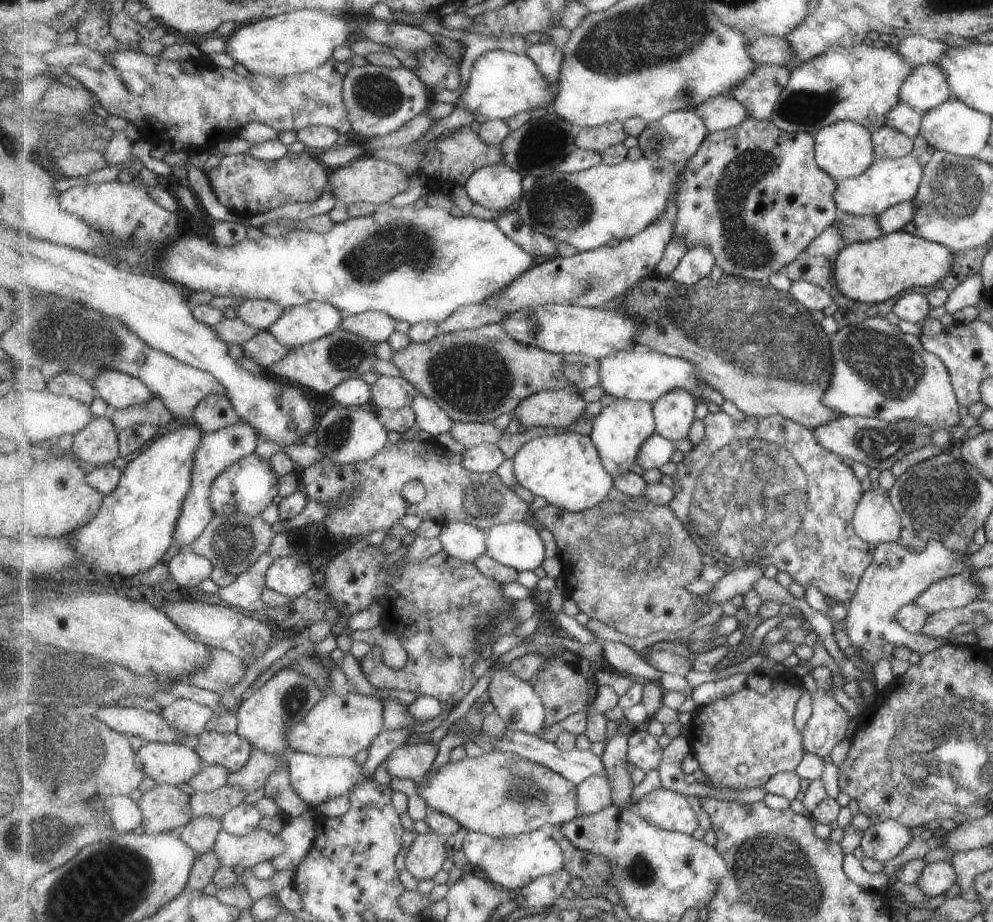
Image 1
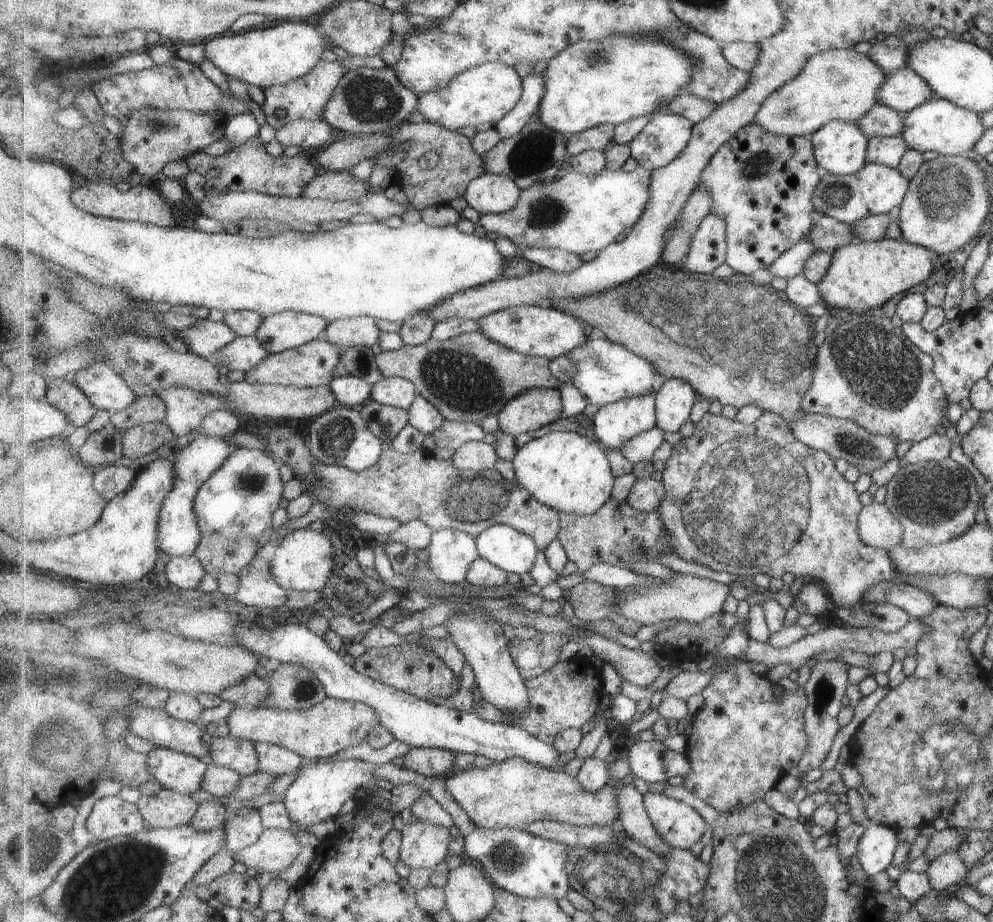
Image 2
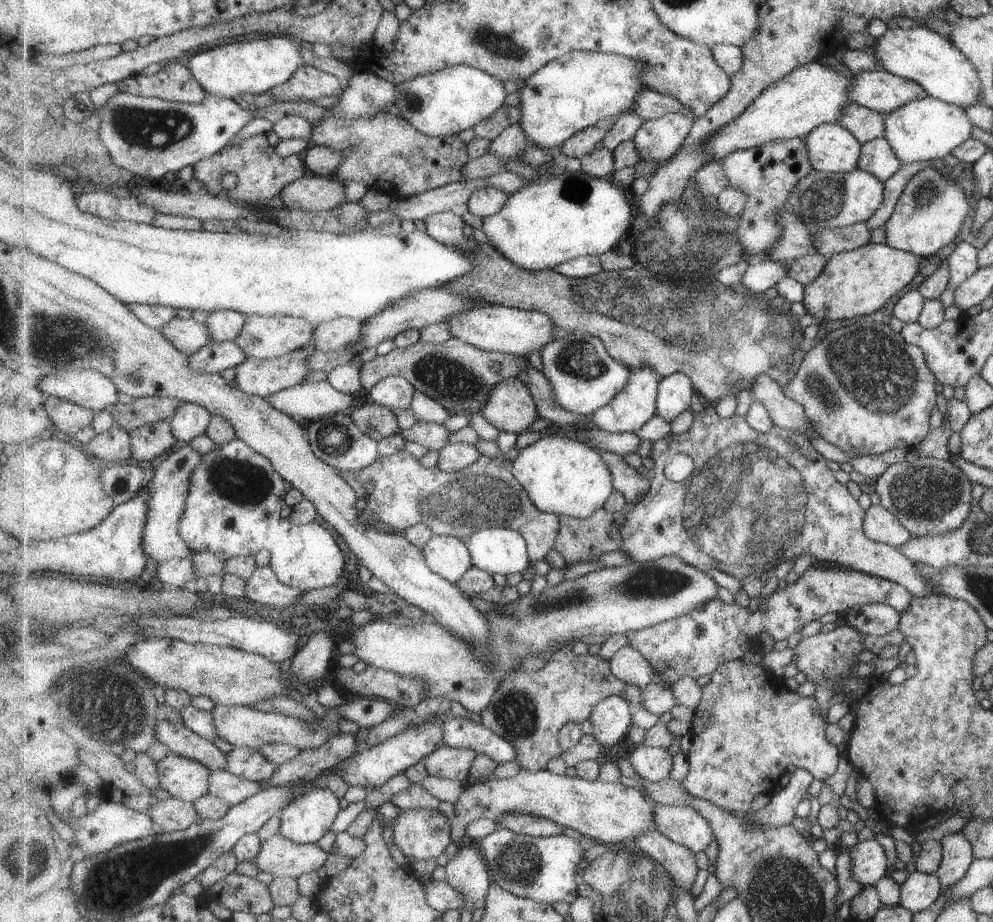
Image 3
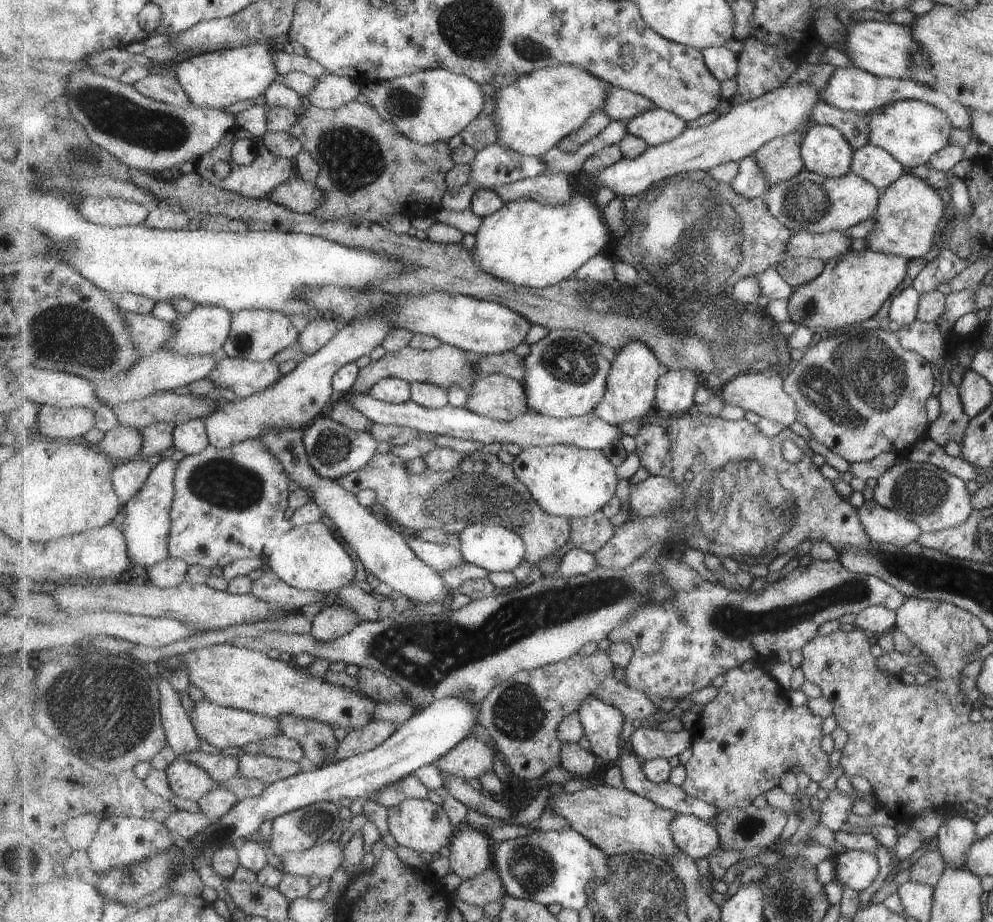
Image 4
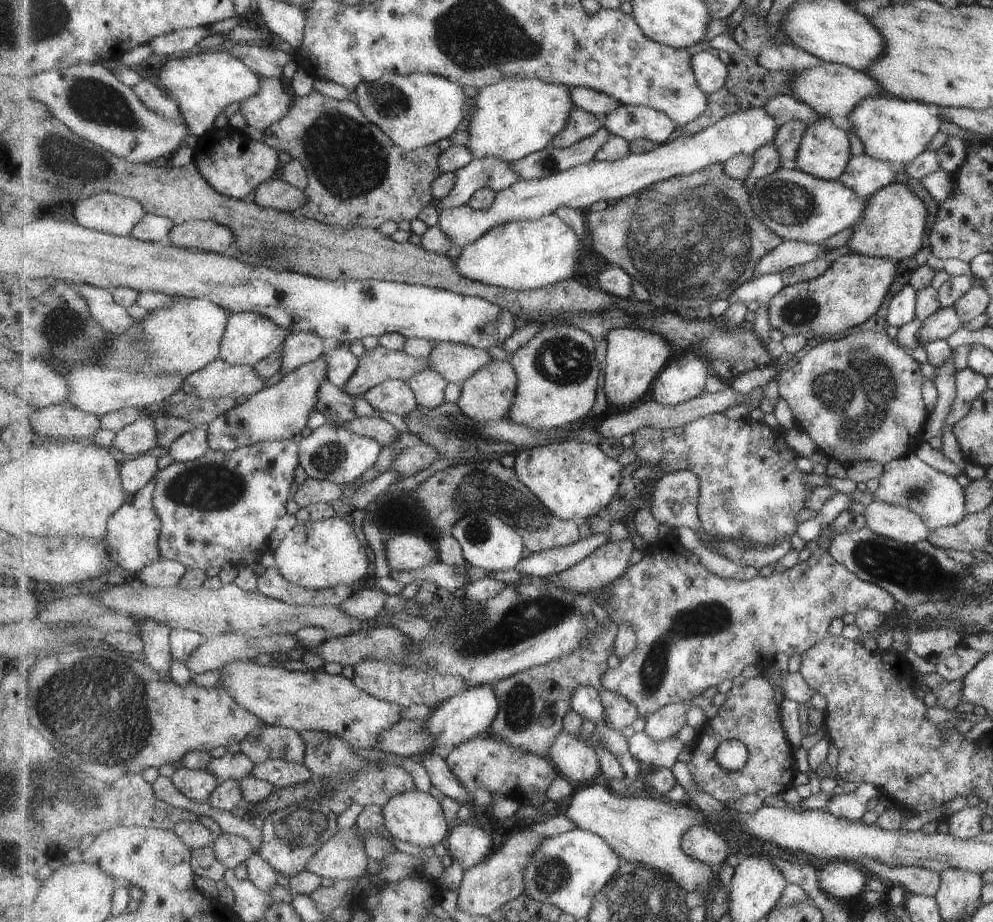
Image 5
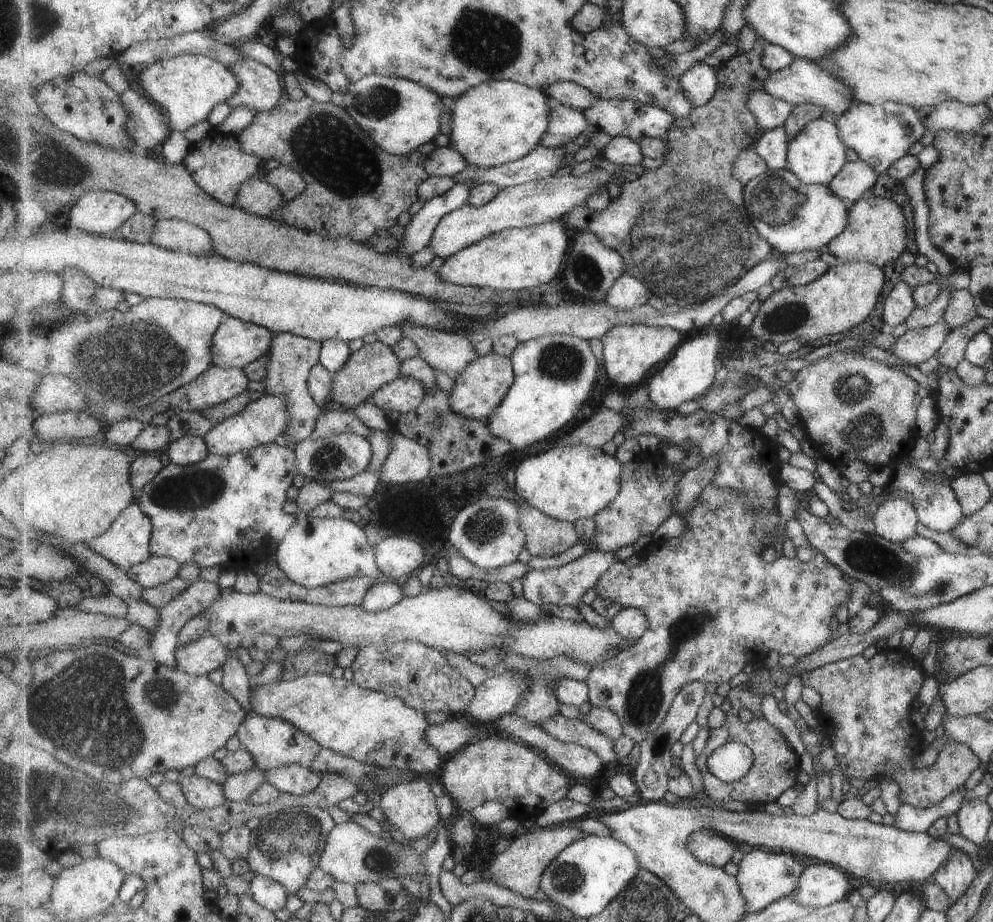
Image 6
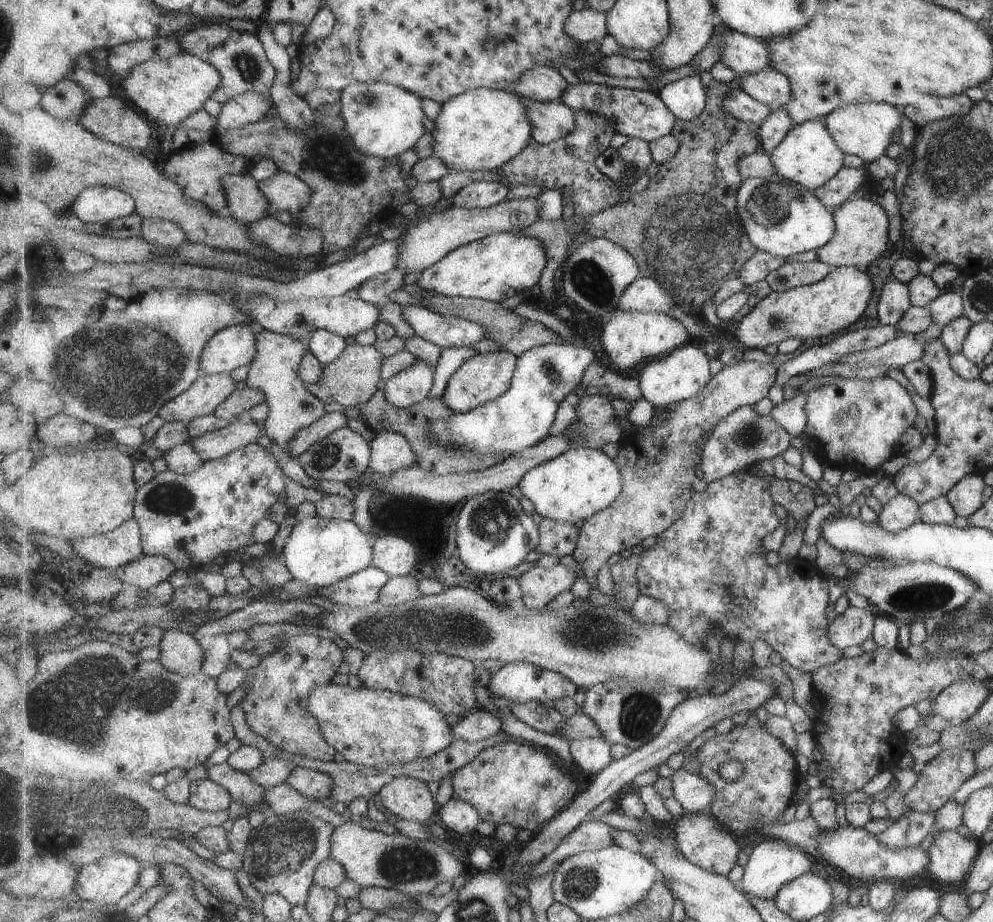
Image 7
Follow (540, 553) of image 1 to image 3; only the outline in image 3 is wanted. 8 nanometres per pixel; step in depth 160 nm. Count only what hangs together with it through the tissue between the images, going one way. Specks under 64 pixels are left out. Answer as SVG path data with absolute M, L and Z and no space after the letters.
M489 527L474 532L465 541L473 566L492 575L523 573L532 564L526 538L519 531Z

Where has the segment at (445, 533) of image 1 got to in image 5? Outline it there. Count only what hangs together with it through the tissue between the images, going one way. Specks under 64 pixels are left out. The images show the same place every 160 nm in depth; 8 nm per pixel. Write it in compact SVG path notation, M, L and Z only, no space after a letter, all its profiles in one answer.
M401 534L386 540L387 563L393 570L415 570L438 560L437 550L431 548L425 537Z

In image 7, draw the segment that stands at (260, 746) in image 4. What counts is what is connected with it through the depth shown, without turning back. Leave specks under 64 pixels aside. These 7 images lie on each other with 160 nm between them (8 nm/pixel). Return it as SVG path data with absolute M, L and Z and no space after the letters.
M294 635L285 642L278 642L274 653L261 658L256 667L246 670L241 684L246 689L241 700L242 707L246 710L251 728L279 747L280 754L285 758L303 755L322 761L335 760L336 748L327 742L319 719L310 713L302 701L309 699L319 685L331 683L344 661L344 650L333 639Z

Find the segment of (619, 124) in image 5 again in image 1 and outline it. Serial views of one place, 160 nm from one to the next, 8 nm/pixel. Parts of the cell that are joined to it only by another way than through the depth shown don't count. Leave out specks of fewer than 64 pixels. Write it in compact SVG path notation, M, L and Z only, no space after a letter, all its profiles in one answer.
M679 109L649 123L642 134L637 137L637 146L642 148L645 157L655 160L667 159L681 164L681 162L689 161L698 152L708 135L706 122L696 113L695 109L689 111Z

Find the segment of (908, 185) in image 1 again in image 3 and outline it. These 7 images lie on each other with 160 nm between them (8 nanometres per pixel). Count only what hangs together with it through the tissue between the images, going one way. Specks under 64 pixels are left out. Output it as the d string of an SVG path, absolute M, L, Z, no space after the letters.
M813 167L791 191L785 210L804 223L821 229L863 223L881 204L884 188L877 177L859 168L846 173L824 173Z

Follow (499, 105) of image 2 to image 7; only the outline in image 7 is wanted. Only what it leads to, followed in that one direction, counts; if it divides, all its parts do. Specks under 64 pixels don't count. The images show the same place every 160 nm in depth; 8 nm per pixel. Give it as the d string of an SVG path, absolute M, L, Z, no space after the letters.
M354 82L342 91L340 114L355 146L363 154L392 159L407 152L409 148L413 149L415 143L426 133L421 99L418 94L397 85Z

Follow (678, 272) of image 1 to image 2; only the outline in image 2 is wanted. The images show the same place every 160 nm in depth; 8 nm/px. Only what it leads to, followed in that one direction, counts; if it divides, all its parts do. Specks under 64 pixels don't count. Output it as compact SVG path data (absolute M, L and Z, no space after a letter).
M711 211L696 230L682 268L691 273L711 274L728 257L728 224Z

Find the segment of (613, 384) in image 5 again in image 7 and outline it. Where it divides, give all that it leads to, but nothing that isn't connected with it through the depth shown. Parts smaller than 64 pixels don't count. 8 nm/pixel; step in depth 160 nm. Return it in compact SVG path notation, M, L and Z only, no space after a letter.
M617 311L605 323L602 334L602 345L612 364L617 366L620 372L629 373L635 366L649 358L657 358L655 354L667 354L689 342L689 330L671 316L665 313L643 311Z

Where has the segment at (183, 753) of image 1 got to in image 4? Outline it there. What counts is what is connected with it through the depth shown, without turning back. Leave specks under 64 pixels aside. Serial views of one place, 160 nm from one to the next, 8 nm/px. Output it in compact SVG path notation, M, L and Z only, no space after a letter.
M175 758L165 769L176 796L199 802L217 785L216 780L191 761Z

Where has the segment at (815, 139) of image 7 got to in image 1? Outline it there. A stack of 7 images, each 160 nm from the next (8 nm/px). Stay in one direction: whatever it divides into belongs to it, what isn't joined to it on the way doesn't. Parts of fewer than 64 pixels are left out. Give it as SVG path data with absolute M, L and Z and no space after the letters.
M850 120L837 121L823 127L823 130L815 137L816 161L835 181L860 175L875 159L870 133L867 127Z

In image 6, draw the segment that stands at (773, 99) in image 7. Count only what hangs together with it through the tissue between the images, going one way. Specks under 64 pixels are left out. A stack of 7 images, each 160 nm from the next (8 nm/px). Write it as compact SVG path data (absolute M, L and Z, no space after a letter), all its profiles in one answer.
M799 57L789 66L777 72L772 72L764 84L764 90L771 96L783 99L792 105L817 103L824 110L831 110L837 116L845 109L850 108L853 102L855 102L850 88L841 79L824 71L823 68L811 62L811 60Z

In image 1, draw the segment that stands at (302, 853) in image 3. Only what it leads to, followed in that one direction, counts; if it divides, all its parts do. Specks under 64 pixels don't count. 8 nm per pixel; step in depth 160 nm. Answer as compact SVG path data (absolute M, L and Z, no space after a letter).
M221 829L215 852L223 866L243 865L248 870L264 860L273 861L287 850L287 843L276 834L255 829L251 835L238 837Z

